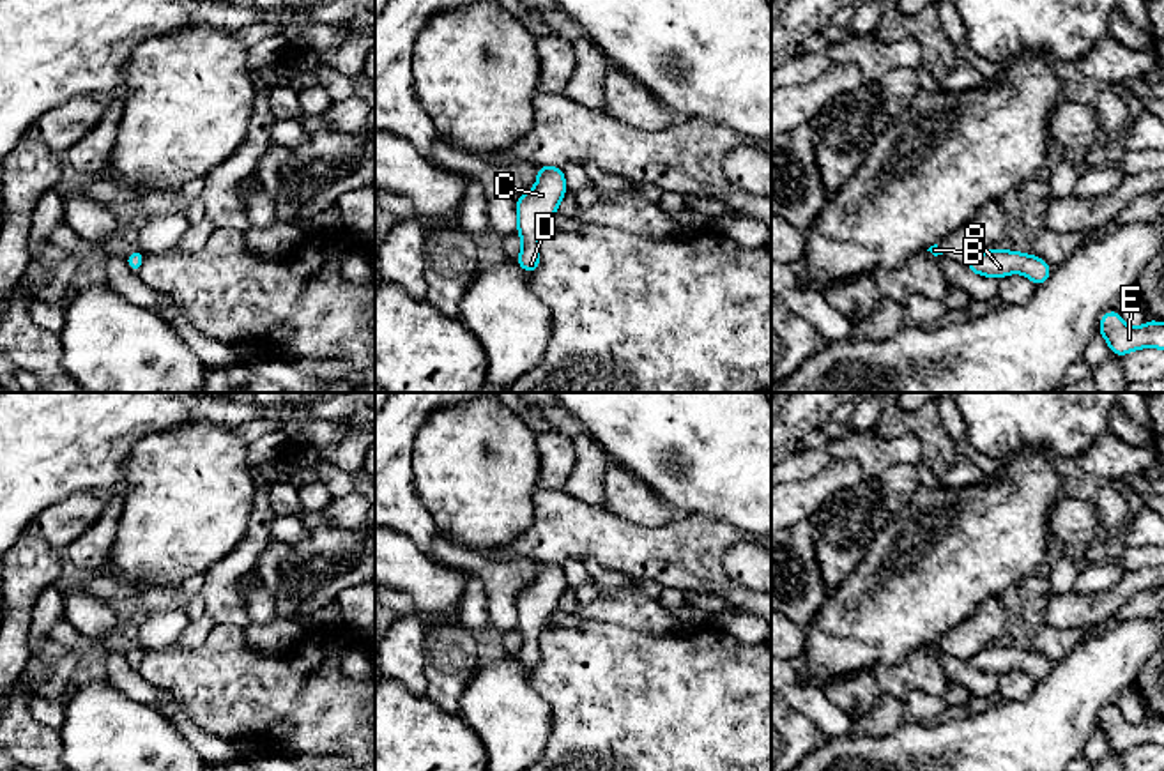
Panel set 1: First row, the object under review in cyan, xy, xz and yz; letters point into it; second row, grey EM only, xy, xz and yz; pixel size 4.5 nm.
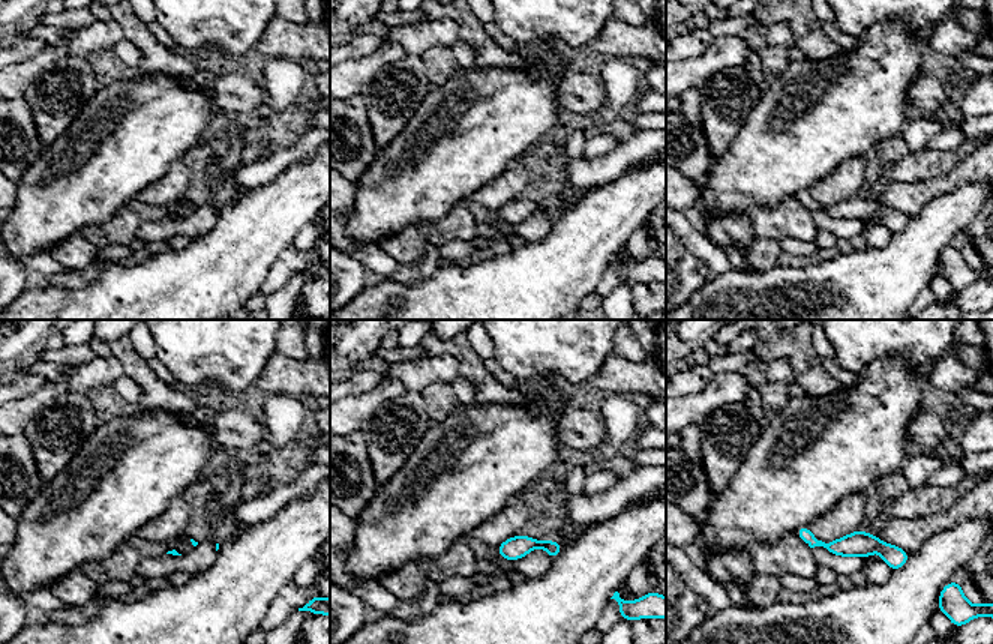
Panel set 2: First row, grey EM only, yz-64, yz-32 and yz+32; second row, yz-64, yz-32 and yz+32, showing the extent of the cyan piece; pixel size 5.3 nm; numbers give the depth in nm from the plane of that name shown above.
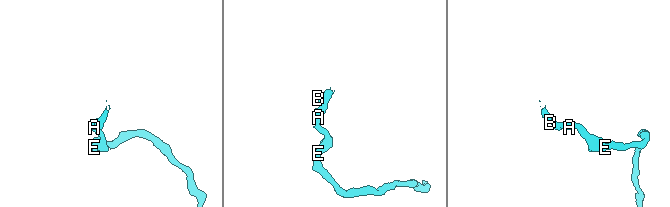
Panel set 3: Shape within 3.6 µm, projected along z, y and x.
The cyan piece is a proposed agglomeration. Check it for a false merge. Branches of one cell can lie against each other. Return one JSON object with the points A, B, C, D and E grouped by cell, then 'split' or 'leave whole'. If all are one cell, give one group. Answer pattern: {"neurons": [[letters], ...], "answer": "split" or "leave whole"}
{"neurons": [["A", "B", "C", "D", "E"]], "answer": "leave whole"}

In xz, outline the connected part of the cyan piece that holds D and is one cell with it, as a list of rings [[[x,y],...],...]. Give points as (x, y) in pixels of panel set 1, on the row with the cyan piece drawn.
[[[534,166],[538,182],[531,191],[517,198],[517,233],[522,237],[522,251],[515,262],[532,274],[540,269],[540,239],[548,221],[559,212],[559,202],[568,193],[566,177],[559,166]]]

